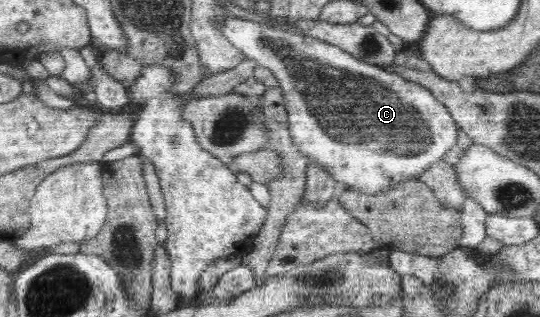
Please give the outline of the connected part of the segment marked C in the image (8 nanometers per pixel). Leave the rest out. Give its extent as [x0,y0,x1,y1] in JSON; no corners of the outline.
[218,16,458,194]

